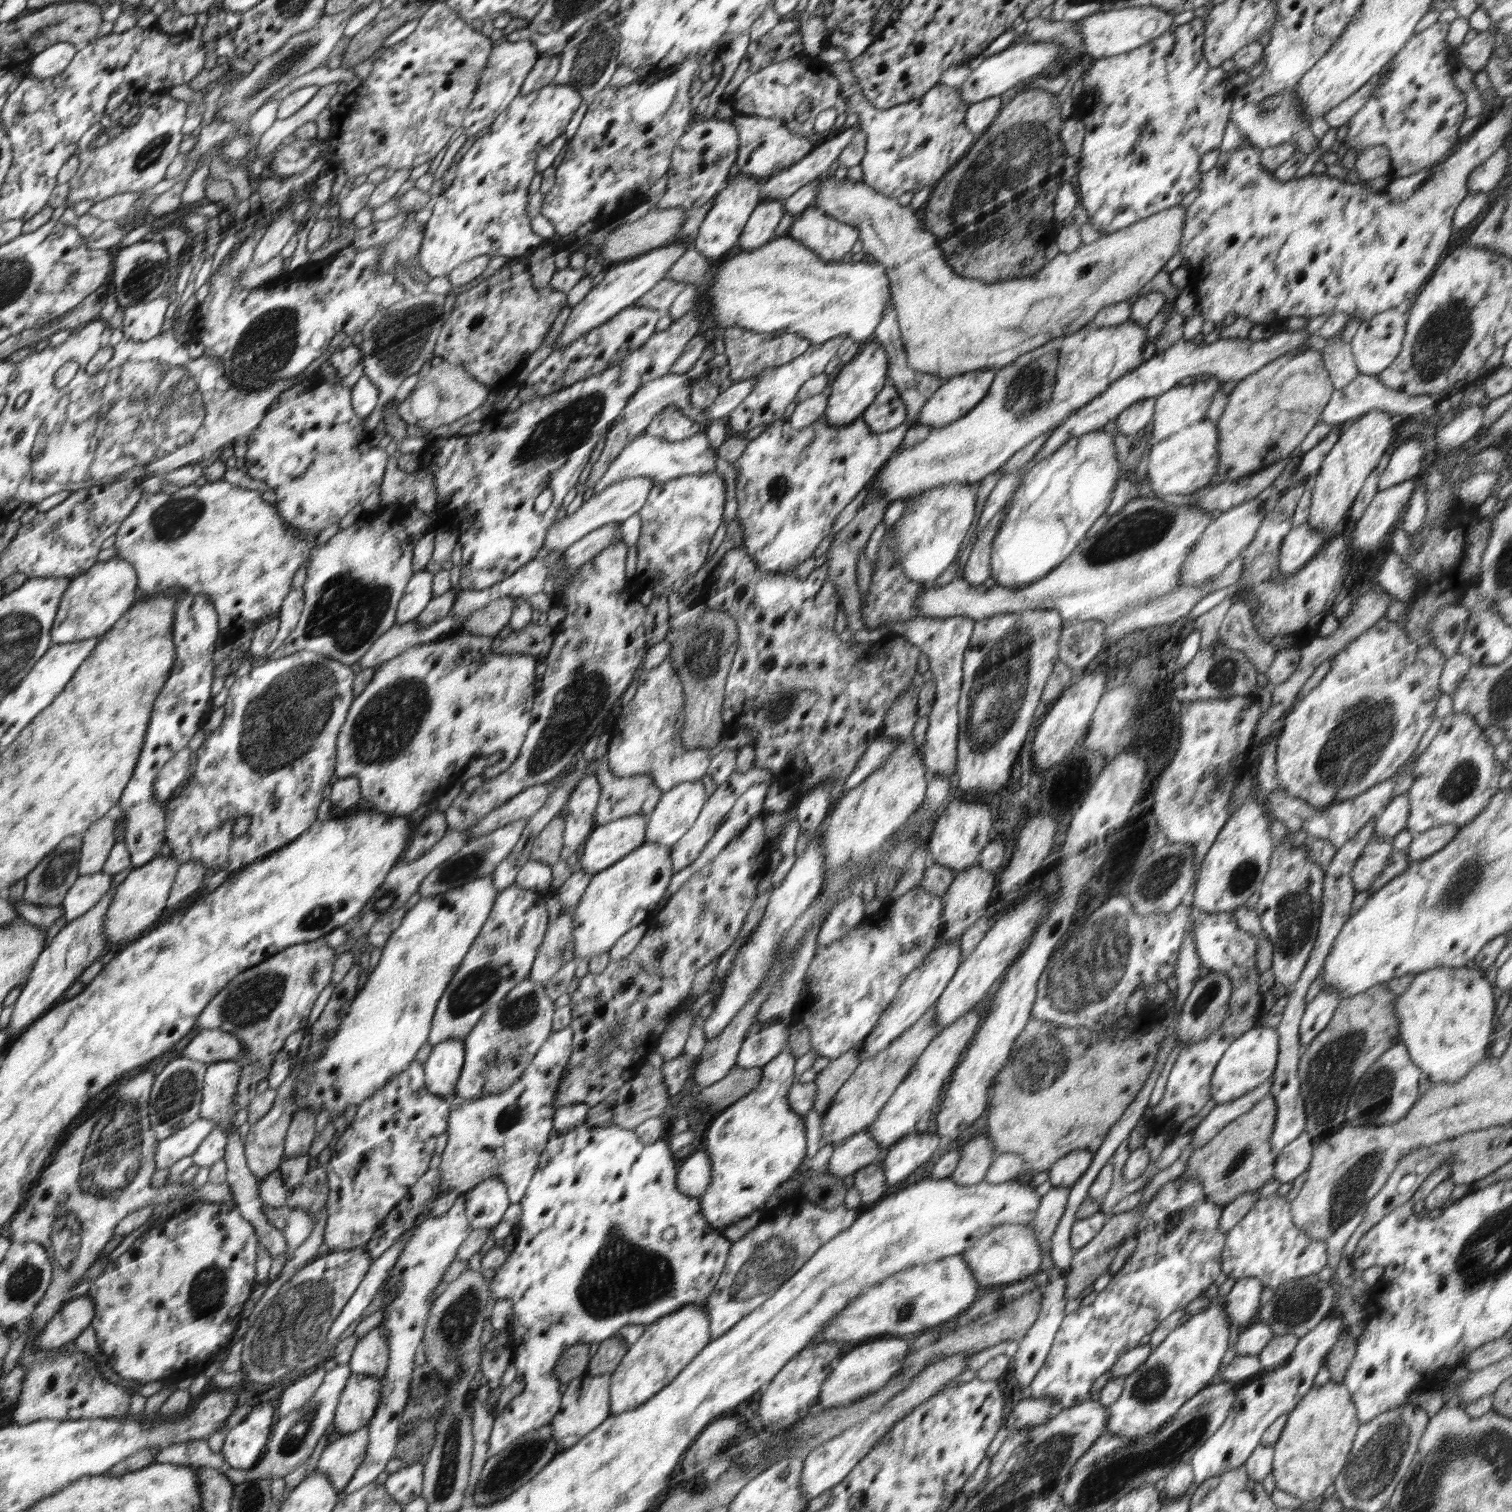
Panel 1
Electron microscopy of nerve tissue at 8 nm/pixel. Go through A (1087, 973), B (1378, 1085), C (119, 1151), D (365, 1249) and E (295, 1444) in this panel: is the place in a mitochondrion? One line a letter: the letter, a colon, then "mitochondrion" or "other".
A: mitochondrion
B: mitochondrion
C: mitochondrion
D: other
E: mitochondrion

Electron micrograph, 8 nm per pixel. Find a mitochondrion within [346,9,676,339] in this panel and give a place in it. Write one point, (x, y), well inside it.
(593, 53)

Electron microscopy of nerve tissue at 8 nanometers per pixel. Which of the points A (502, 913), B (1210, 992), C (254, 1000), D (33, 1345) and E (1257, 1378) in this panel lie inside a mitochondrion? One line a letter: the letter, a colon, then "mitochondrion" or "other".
A: other
B: mitochondrion
C: mitochondrion
D: other
E: other

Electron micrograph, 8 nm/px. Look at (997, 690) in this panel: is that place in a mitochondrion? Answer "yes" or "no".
yes

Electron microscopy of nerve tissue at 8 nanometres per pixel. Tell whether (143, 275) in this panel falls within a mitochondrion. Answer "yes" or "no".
yes

